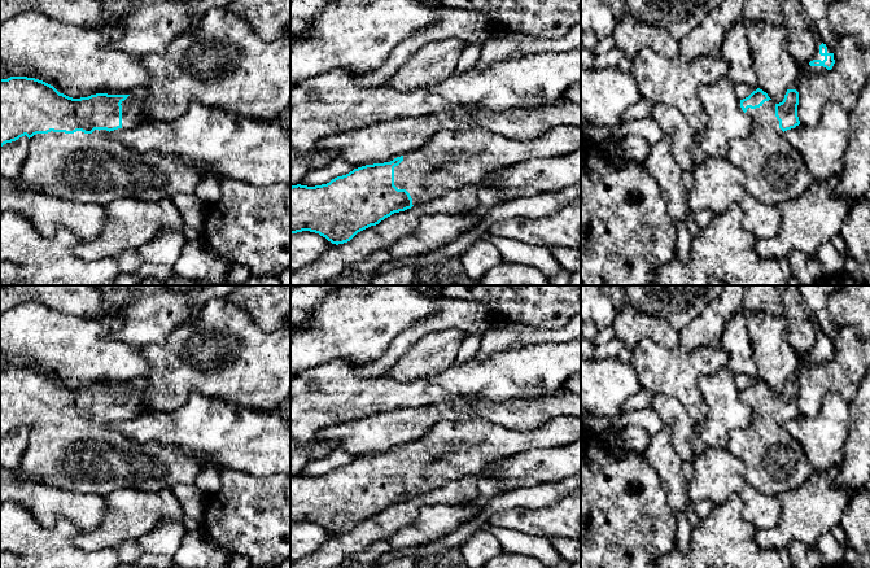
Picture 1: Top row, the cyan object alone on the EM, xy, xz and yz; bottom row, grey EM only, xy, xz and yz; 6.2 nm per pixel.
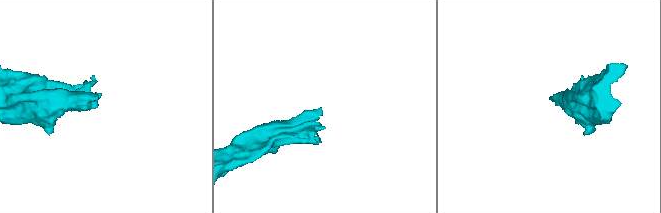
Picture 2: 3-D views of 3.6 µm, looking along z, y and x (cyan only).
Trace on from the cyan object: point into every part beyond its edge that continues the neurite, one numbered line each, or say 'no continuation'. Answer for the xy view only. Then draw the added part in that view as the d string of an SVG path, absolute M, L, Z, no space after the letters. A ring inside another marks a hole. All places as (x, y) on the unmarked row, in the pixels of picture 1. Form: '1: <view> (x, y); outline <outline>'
1: xy (84, 458); outline M106 420L92 424L48 423L36 424L29 429L29 445L16 475L49 486L80 494L106 497L122 488L140 491L156 491L176 485L191 485L198 473L211 471L207 464L200 464L192 455L180 449L159 444L135 444L113 431Z

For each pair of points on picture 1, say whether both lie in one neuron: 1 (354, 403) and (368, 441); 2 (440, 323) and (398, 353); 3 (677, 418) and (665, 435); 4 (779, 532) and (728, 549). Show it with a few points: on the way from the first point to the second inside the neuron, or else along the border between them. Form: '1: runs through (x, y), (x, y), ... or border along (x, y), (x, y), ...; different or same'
1: border along (389, 410), (357, 419), (346, 419), (329, 426); different
2: runs through (428, 324), (406, 341); same
3: border along (665, 424), (670, 429), (673, 448), (680, 455); different
4: border along (756, 529), (755, 538), (759, 545), (783, 550); different

